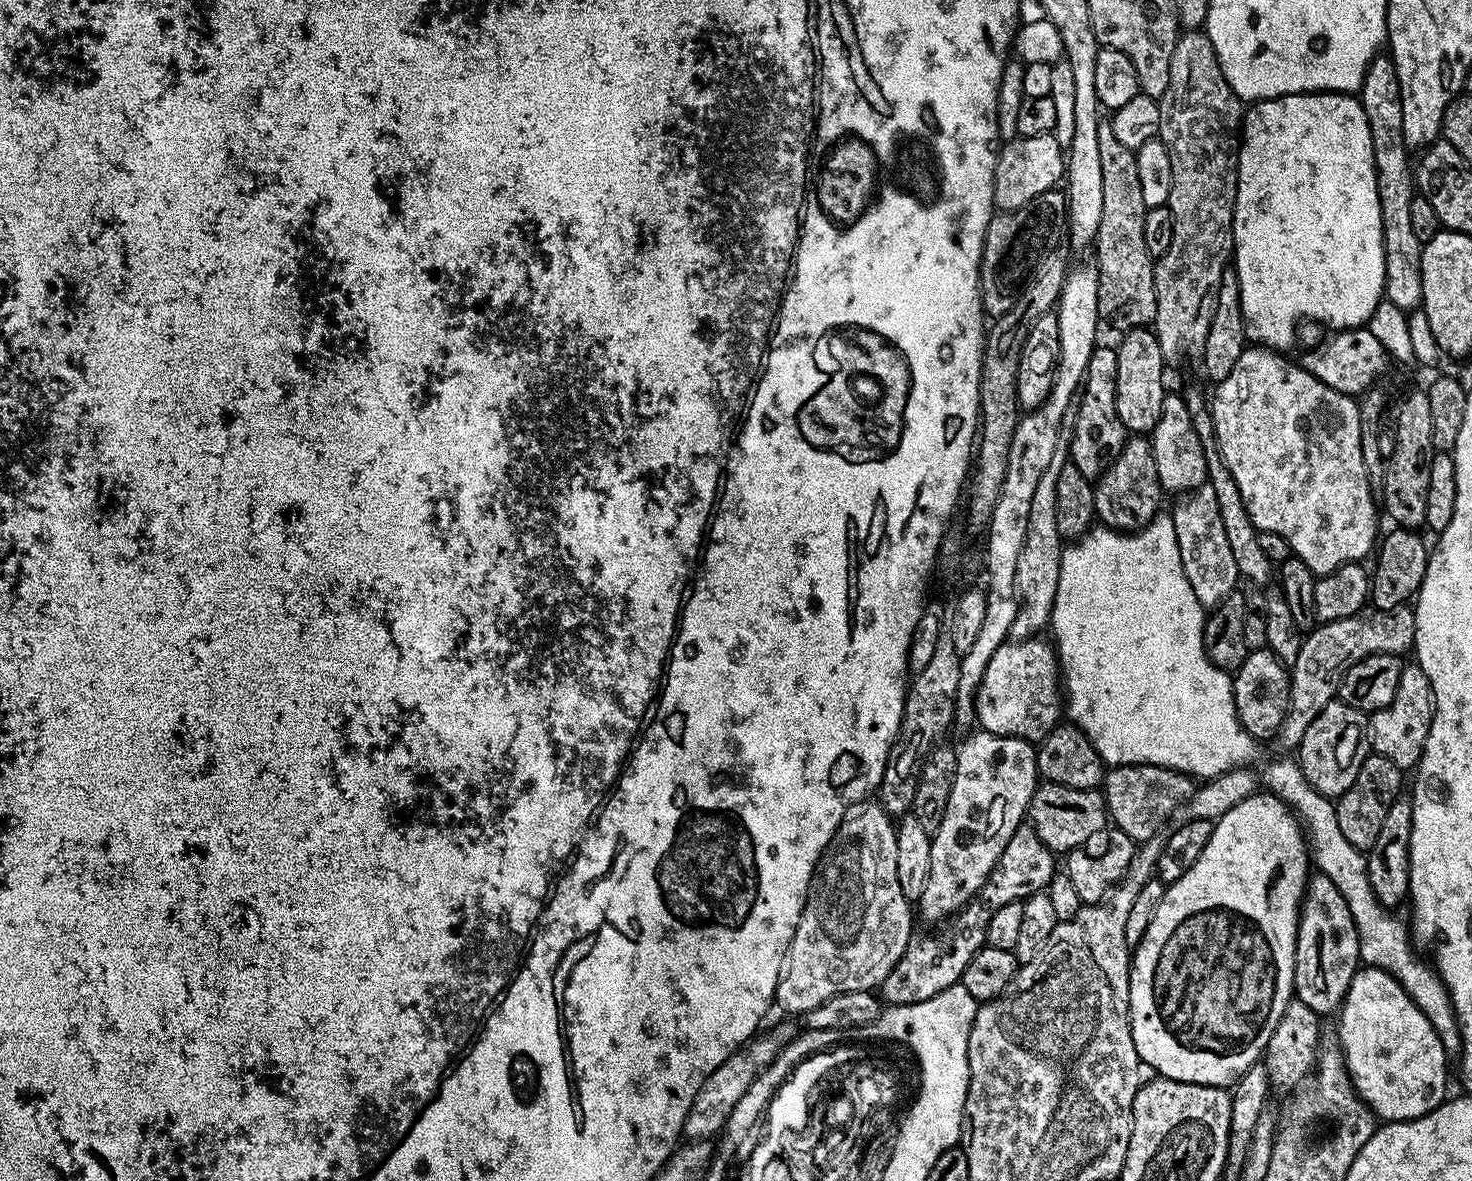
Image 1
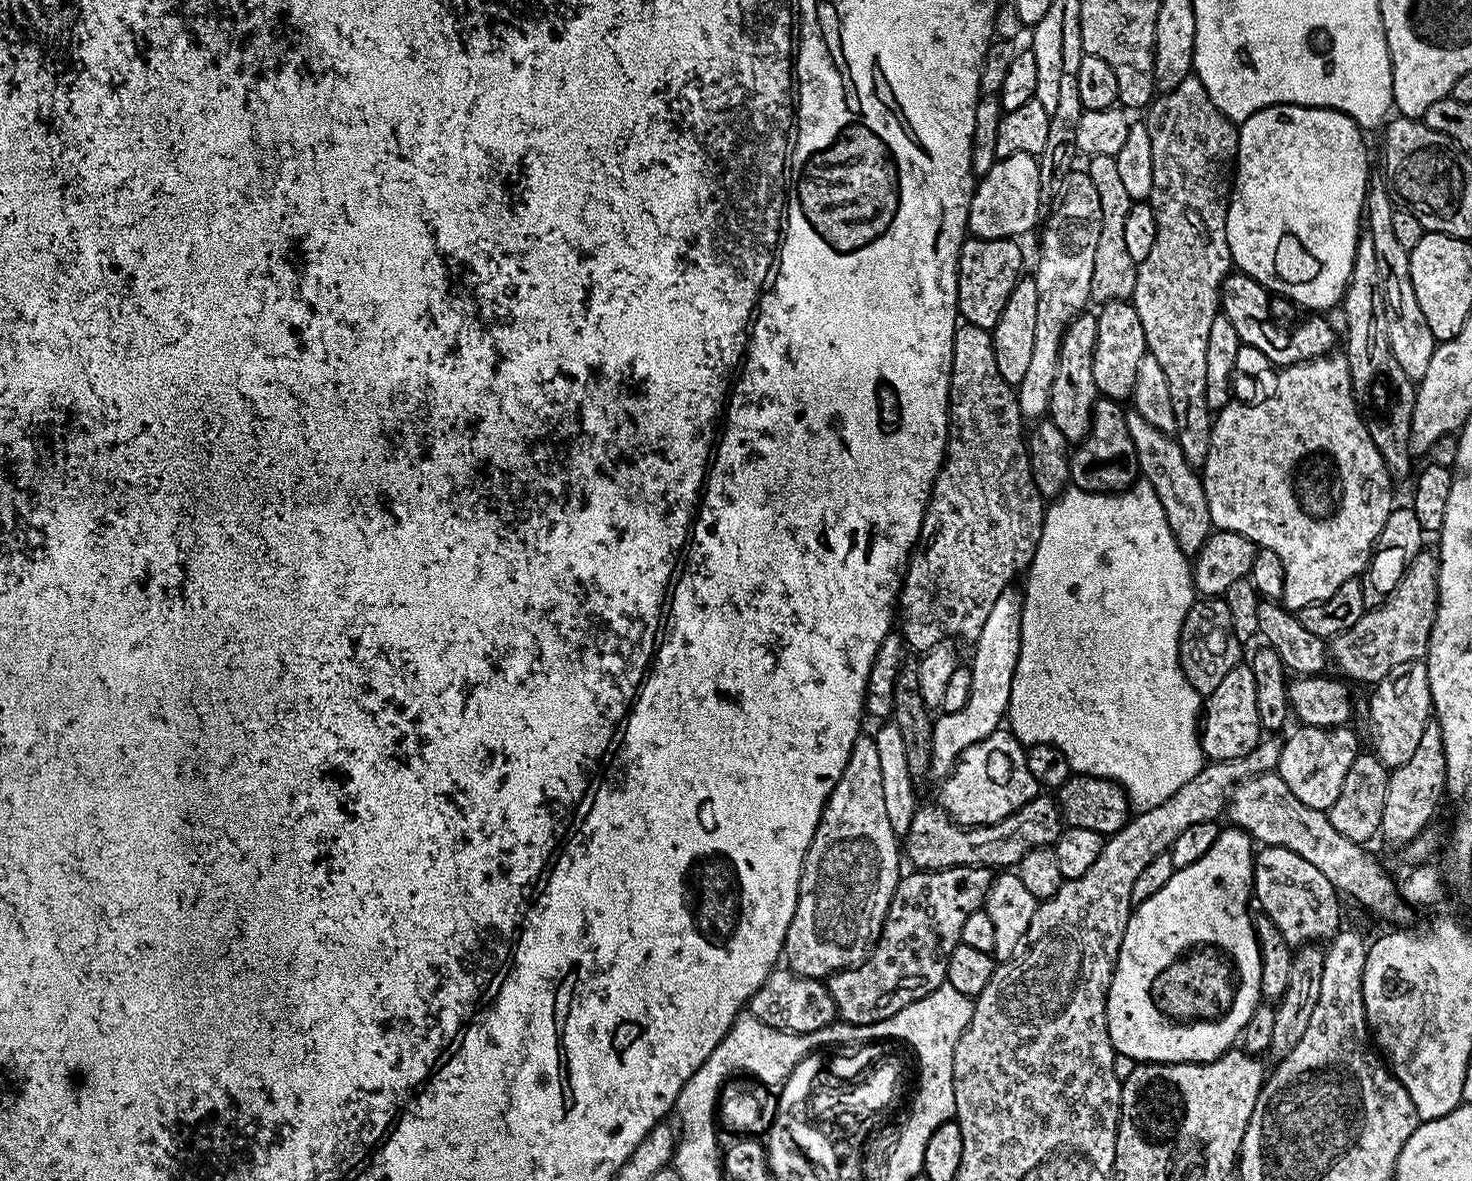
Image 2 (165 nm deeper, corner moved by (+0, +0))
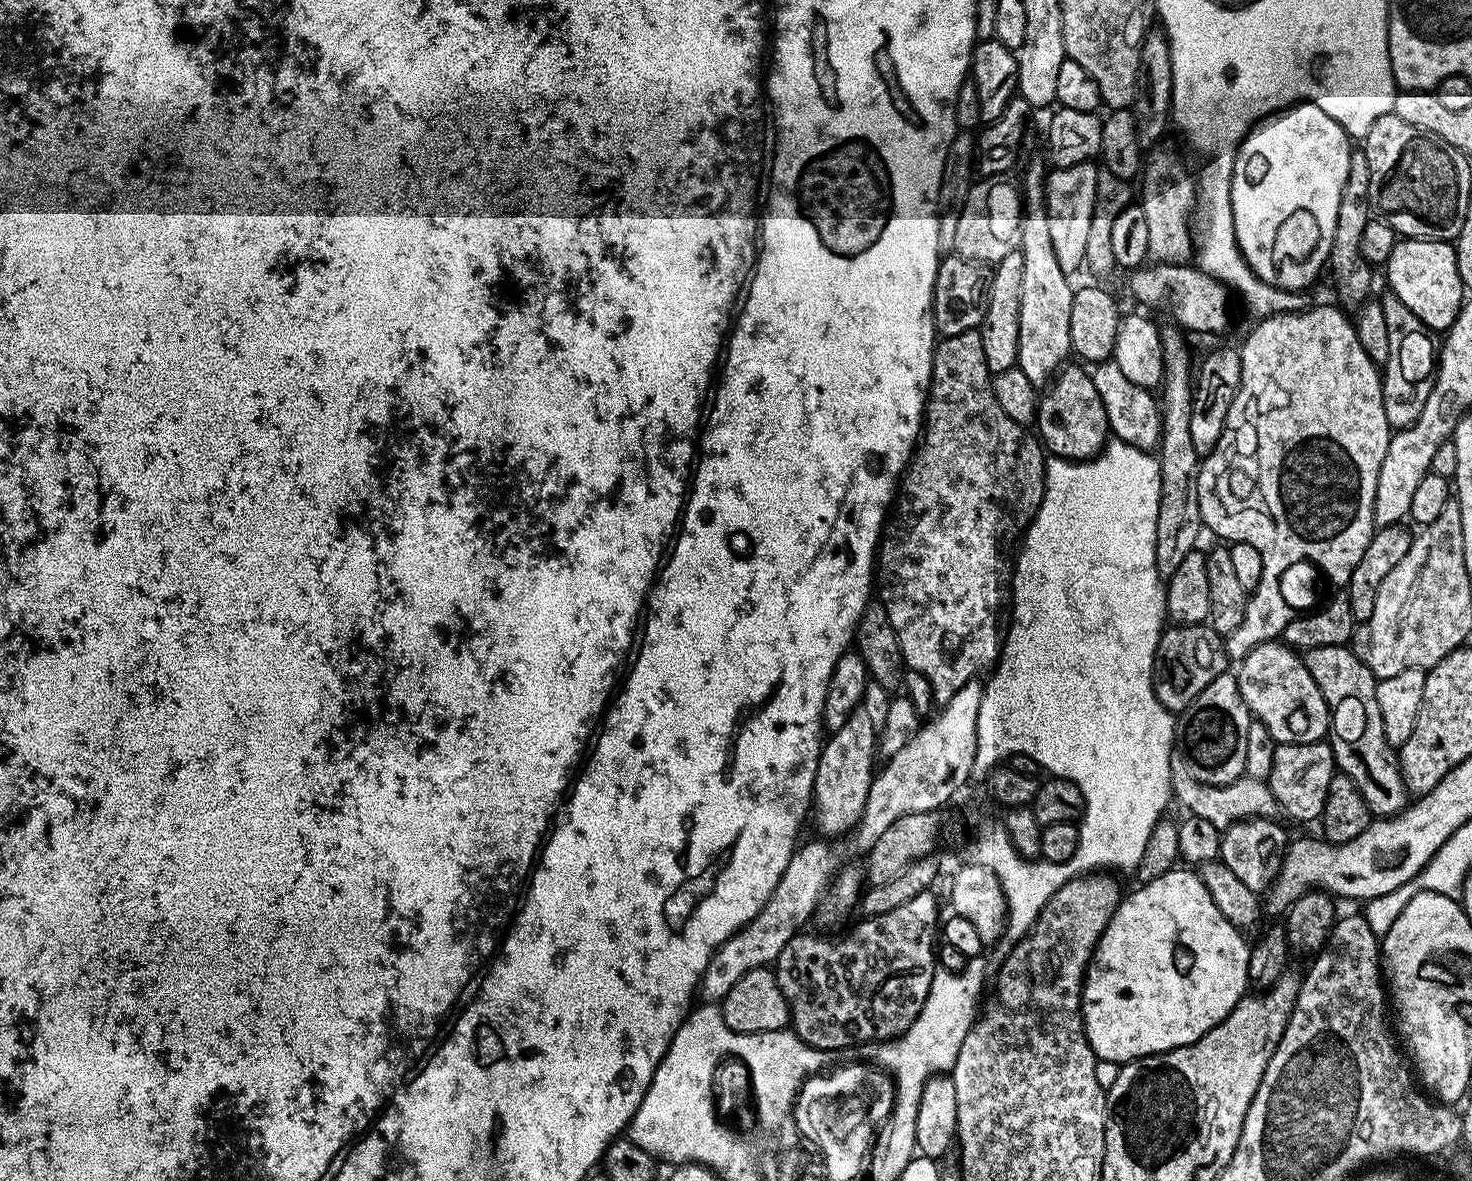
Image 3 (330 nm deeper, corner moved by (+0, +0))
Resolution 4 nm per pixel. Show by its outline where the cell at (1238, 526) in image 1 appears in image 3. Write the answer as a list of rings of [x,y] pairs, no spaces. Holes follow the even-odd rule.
[[[1318,646],[1302,656],[1310,678],[1318,682],[1318,690],[1328,703],[1330,713],[1330,743],[1337,769],[1349,776],[1362,794],[1373,817],[1397,816],[1410,803],[1410,793],[1400,773],[1397,749],[1386,738],[1382,726],[1382,710],[1378,710],[1376,675],[1368,669],[1351,647]]]

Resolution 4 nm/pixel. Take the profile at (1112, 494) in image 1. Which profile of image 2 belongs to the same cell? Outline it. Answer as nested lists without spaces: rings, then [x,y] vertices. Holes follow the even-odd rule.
[[[1100,398],[1092,411],[1092,425],[1088,437],[1071,449],[1071,483],[1087,492],[1122,492],[1137,483],[1141,475],[1134,450],[1134,438],[1130,438],[1130,426],[1126,426],[1126,408],[1119,400]]]

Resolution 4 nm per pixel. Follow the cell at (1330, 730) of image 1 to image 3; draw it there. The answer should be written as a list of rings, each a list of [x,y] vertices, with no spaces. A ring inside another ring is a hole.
[[[1331,743],[1277,744],[1273,769],[1270,770],[1266,783],[1272,788],[1277,805],[1290,819],[1319,821],[1324,815],[1324,803],[1330,790],[1330,782],[1337,772]]]

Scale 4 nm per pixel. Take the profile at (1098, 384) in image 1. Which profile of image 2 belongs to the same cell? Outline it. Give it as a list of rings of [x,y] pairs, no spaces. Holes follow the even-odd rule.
[[[1081,314],[1072,321],[1060,343],[1058,370],[1054,374],[1054,386],[1050,390],[1047,415],[1062,430],[1069,442],[1079,442],[1088,437],[1092,425],[1092,411],[1096,409],[1098,393],[1094,386],[1094,346],[1098,342],[1096,316]]]

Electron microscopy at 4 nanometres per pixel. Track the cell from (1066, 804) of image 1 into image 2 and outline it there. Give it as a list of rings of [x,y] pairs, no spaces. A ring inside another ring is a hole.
[[[1048,794],[1036,796],[1014,814],[999,820],[997,824],[965,826],[951,820],[947,812],[935,803],[917,807],[910,822],[909,832],[902,837],[902,852],[916,870],[933,872],[954,866],[978,864],[993,870],[1008,870],[1019,865],[1020,859],[1030,850],[1055,845],[1066,821],[1060,805]]]

